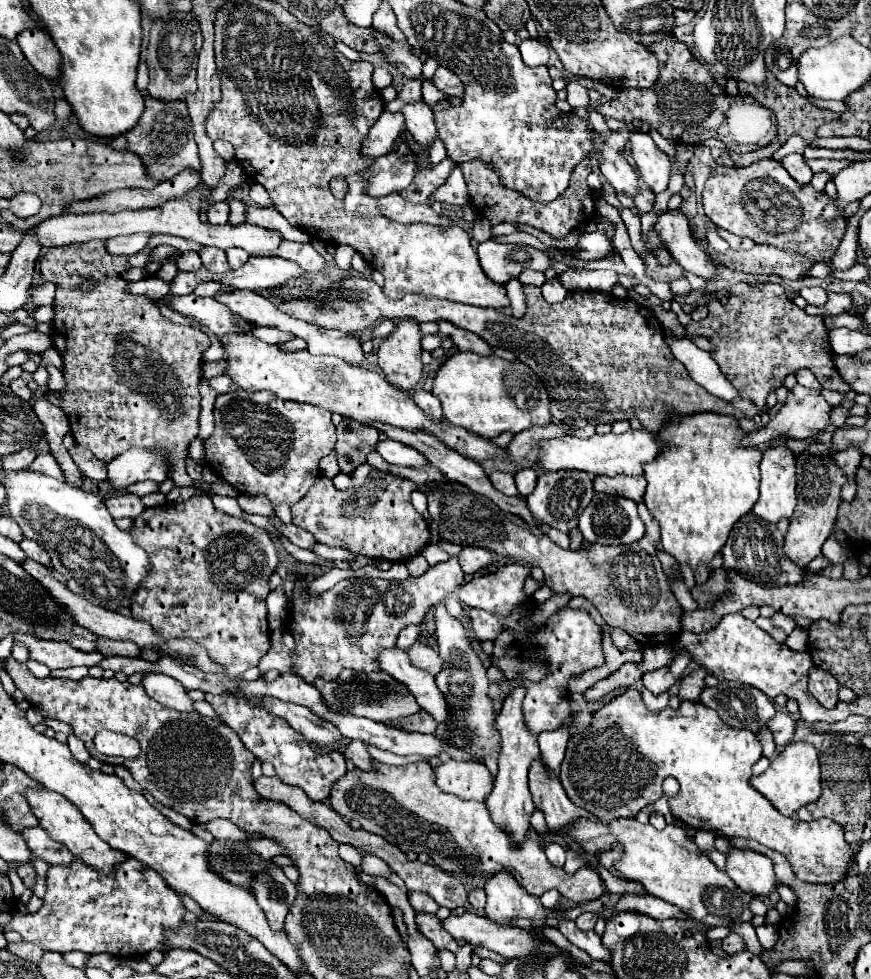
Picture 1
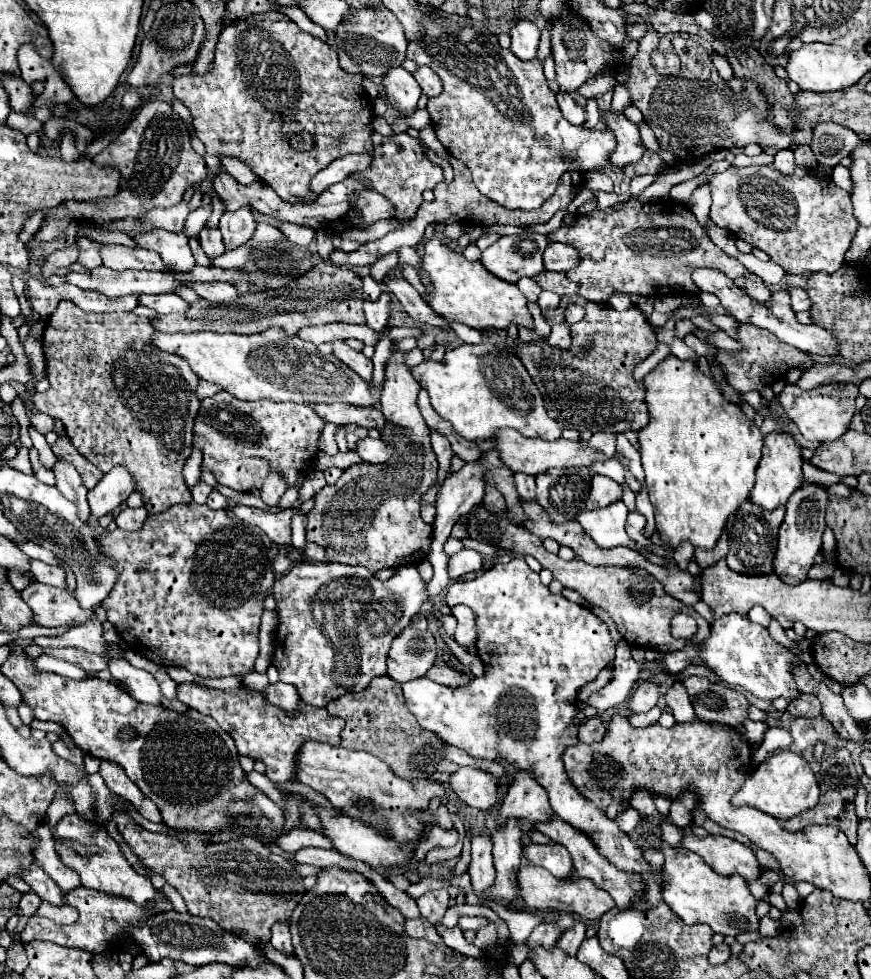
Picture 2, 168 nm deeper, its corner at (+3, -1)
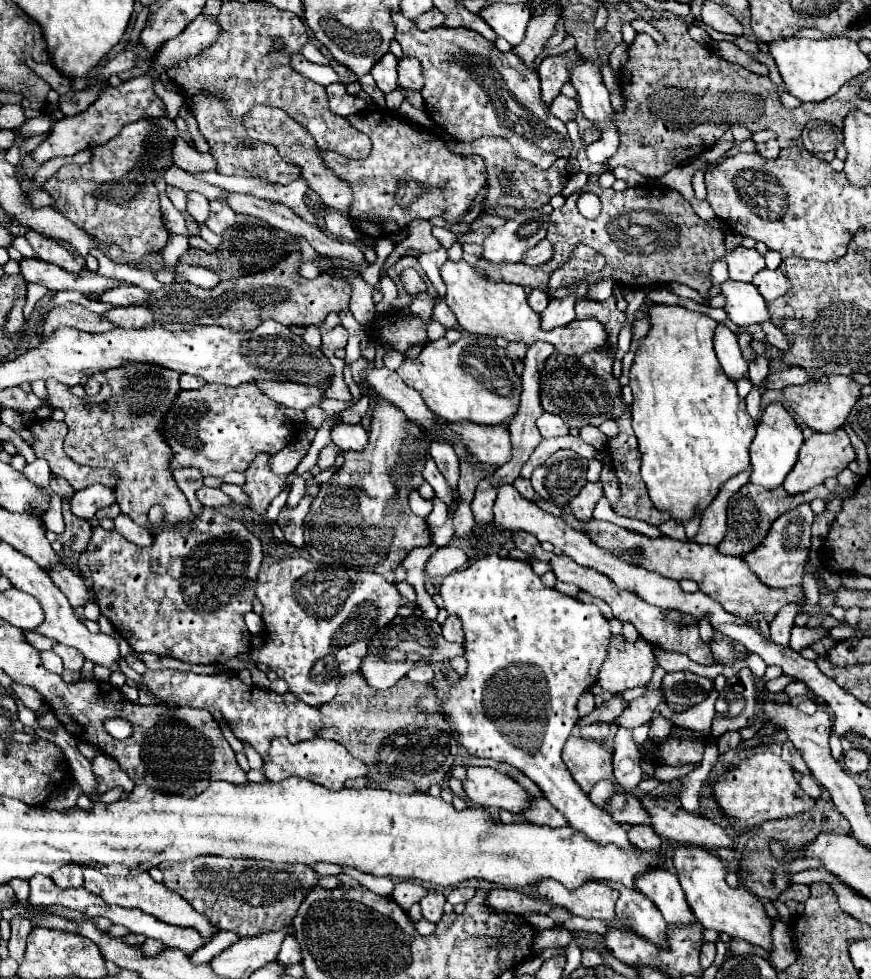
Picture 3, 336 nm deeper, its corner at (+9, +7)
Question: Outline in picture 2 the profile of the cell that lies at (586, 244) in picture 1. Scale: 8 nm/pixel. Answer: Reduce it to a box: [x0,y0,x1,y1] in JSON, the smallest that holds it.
[544,243,578,271]

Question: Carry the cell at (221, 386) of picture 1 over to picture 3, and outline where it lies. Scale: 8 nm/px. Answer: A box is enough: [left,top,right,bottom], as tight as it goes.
[180,375,206,389]

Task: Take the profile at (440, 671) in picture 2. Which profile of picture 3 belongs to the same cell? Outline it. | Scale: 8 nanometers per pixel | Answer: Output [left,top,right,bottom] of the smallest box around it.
[408,663,434,683]

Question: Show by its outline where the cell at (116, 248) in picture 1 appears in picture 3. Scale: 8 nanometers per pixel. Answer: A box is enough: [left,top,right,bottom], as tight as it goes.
[26,231,86,273]

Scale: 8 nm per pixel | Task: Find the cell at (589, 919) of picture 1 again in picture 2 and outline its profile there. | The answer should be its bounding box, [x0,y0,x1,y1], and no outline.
[558,921,586,957]

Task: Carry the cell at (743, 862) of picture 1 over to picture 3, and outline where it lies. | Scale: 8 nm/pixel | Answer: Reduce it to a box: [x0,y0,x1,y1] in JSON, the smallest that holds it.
[642,799,734,851]

